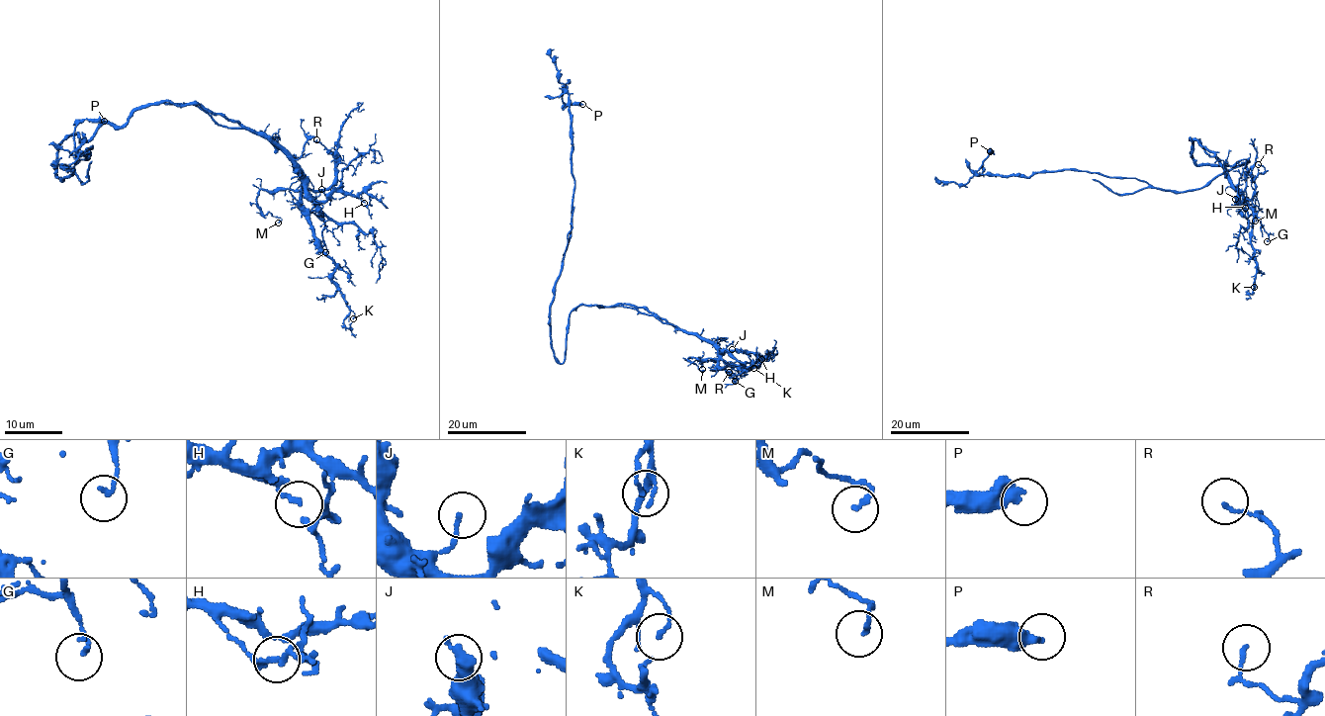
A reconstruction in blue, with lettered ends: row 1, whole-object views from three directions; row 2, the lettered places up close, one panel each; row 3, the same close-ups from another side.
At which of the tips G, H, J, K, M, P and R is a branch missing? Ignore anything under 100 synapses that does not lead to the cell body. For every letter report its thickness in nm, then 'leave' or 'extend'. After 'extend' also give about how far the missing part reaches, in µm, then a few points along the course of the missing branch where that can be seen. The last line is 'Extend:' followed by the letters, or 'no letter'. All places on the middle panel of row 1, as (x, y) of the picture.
G: calibre 130 nm; leave
H: calibre 100 nm; leave
J: calibre 110 nm; leave
K: calibre 100 nm; leave
M: calibre 120 nm; leave
P: calibre 500 nm; leave
R: calibre 70 nm; leave
Extend: no letter

